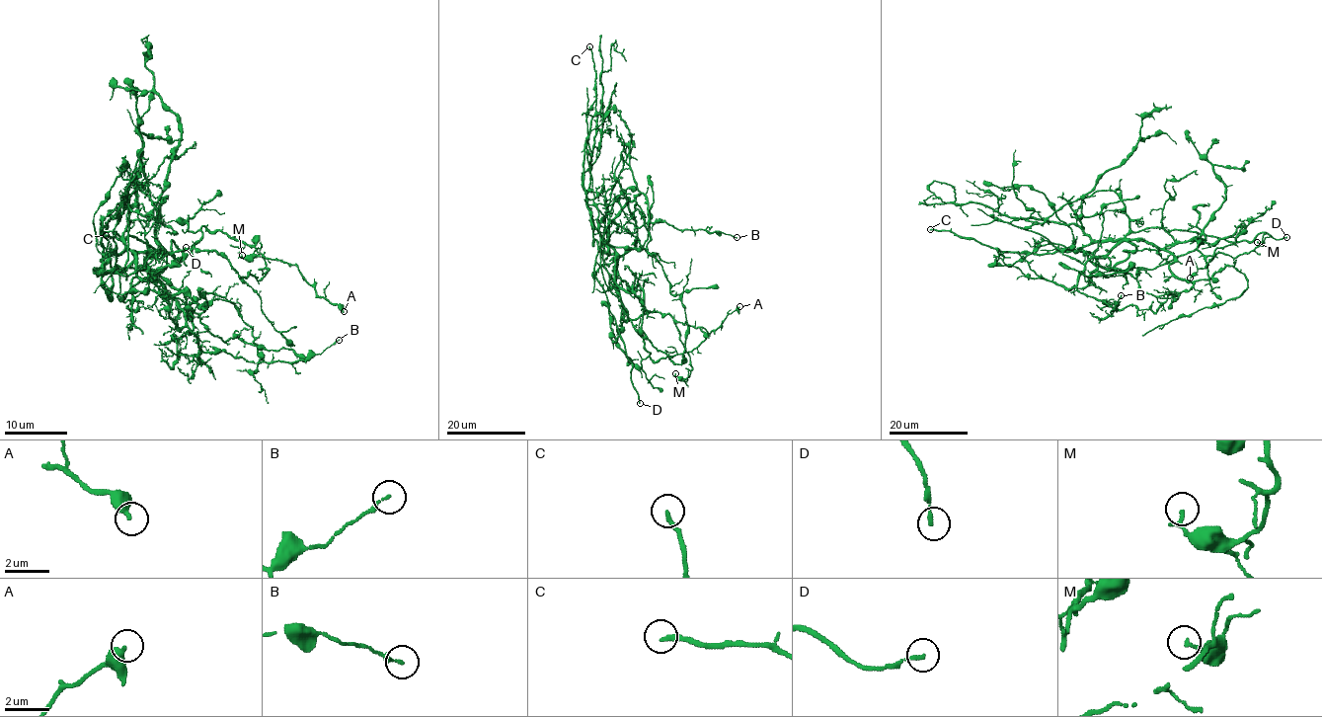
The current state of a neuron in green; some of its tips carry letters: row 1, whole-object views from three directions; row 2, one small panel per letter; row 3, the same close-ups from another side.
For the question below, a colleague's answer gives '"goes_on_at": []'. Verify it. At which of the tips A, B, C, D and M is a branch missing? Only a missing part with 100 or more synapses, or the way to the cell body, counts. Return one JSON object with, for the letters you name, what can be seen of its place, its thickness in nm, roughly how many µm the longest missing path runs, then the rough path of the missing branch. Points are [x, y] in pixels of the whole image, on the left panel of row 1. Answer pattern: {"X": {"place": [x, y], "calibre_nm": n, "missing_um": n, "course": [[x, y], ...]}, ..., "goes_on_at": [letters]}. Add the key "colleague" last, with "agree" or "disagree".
{"D": {"place": [186, 247], "calibre_nm": 160, "missing_um": 30, "course": [[186, 247], [184, 236], [174, 227], [181, 220], [210, 232], [213, 241]]}, "goes_on_at": ["D"], "colleague": "disagree"}

